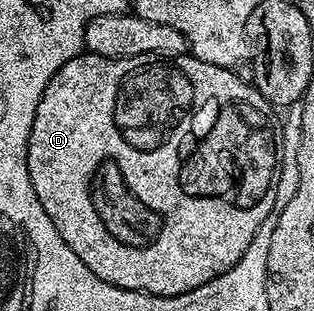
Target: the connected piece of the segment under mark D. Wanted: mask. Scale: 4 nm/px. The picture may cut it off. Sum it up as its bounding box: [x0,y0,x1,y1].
[27,53,283,295]

